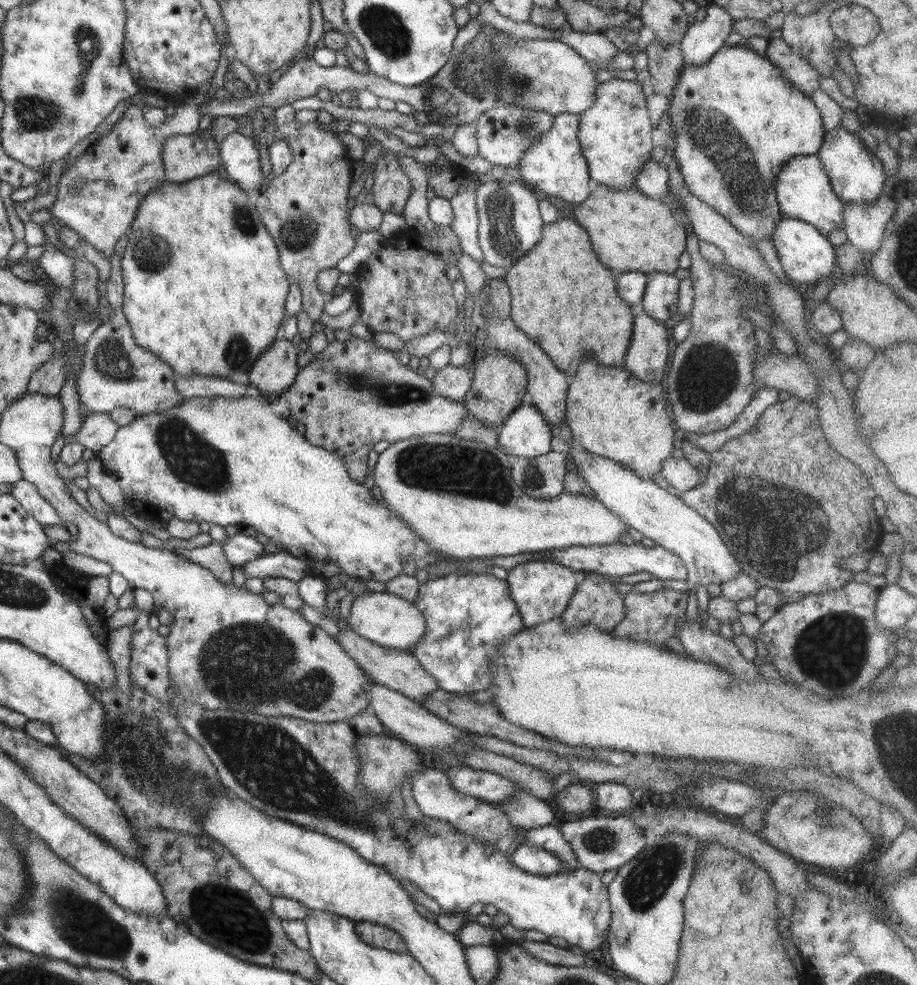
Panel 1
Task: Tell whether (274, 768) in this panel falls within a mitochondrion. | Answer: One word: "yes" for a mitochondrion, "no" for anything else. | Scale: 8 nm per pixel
yes

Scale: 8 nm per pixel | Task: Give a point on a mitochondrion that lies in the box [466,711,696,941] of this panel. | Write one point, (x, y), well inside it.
(645, 885)

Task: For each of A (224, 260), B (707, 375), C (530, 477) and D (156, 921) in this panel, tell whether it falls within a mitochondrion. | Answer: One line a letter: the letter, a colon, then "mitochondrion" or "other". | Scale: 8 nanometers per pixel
A: other
B: mitochondrion
C: mitochondrion
D: other

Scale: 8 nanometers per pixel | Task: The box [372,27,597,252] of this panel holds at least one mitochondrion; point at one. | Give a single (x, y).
(470, 79)

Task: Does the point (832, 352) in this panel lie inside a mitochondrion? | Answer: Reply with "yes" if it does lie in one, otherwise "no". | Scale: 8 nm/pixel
no

